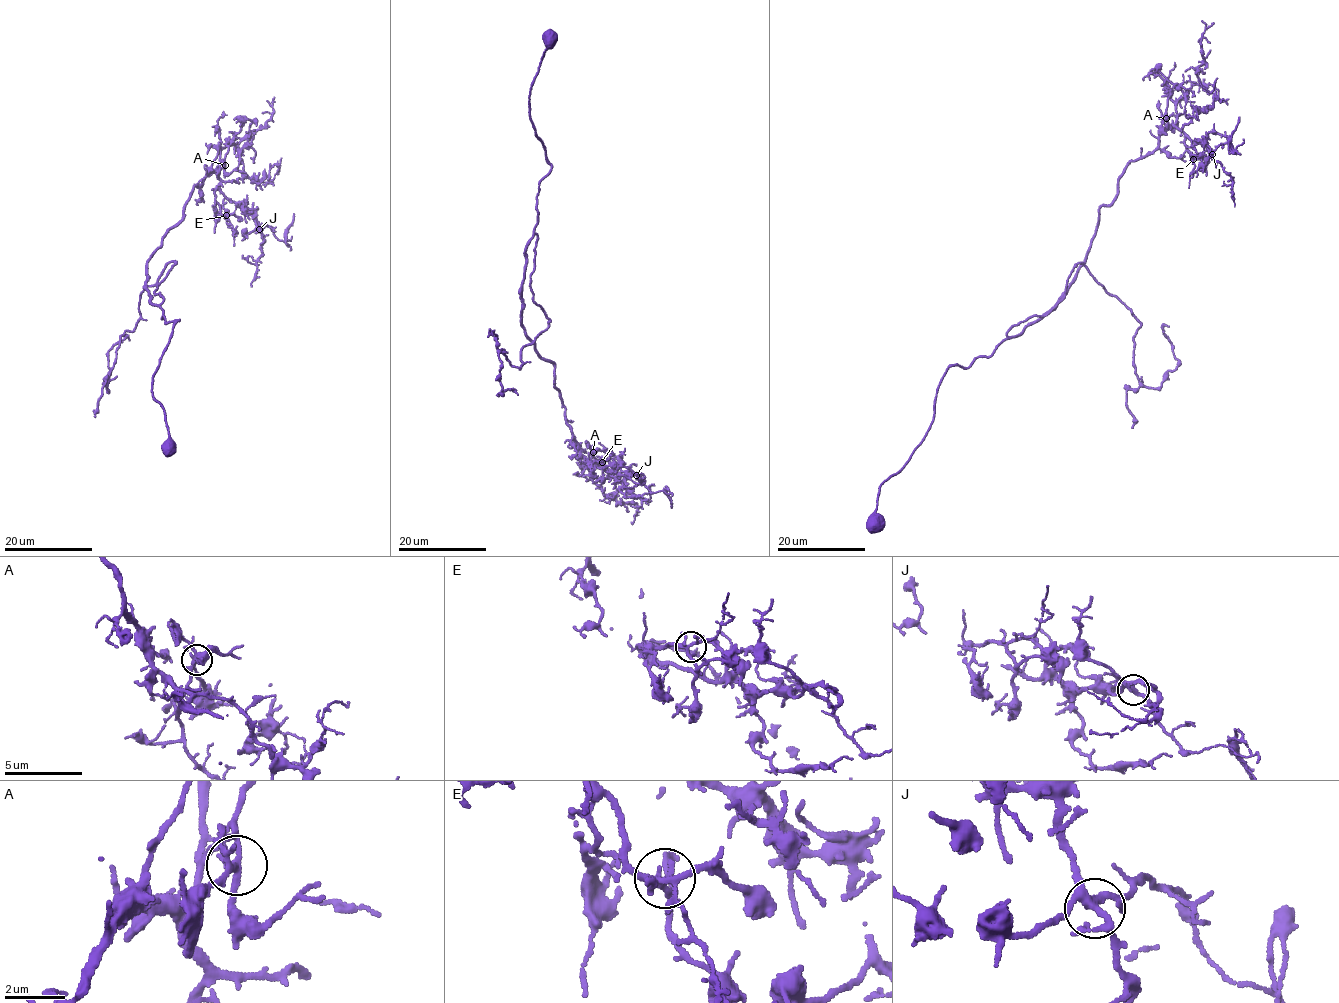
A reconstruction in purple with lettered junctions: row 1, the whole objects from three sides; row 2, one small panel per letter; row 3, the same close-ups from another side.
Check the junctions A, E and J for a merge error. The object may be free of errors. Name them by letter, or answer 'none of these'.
none of these

